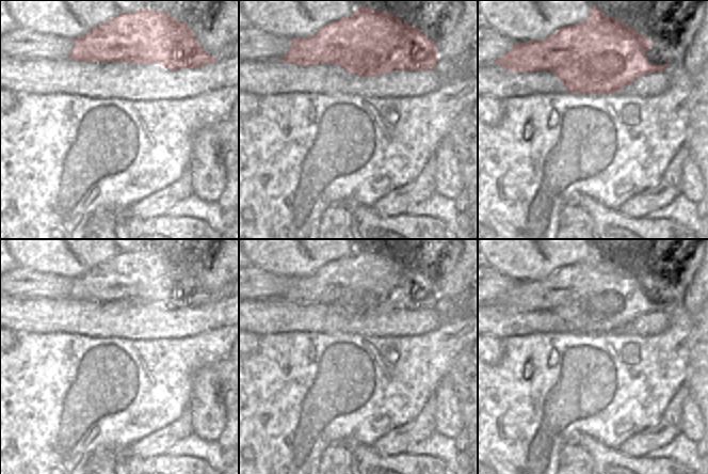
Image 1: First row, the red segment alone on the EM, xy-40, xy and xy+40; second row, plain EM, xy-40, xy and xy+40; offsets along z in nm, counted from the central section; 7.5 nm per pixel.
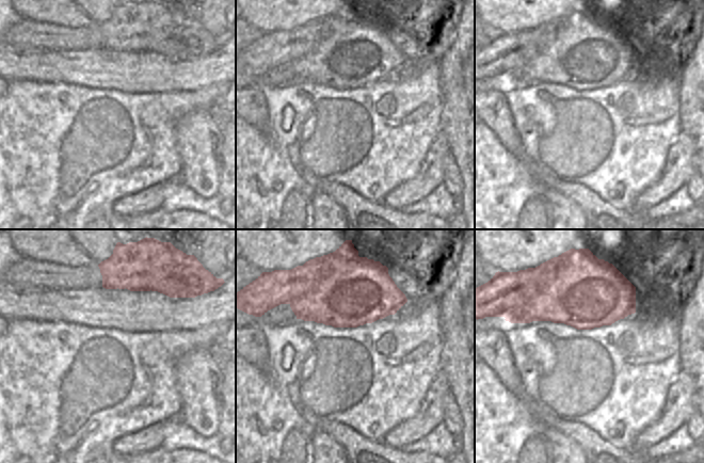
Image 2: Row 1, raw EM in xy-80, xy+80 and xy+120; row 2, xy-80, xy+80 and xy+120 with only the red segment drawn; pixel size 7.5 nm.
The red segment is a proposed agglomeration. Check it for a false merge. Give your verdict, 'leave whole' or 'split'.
split

